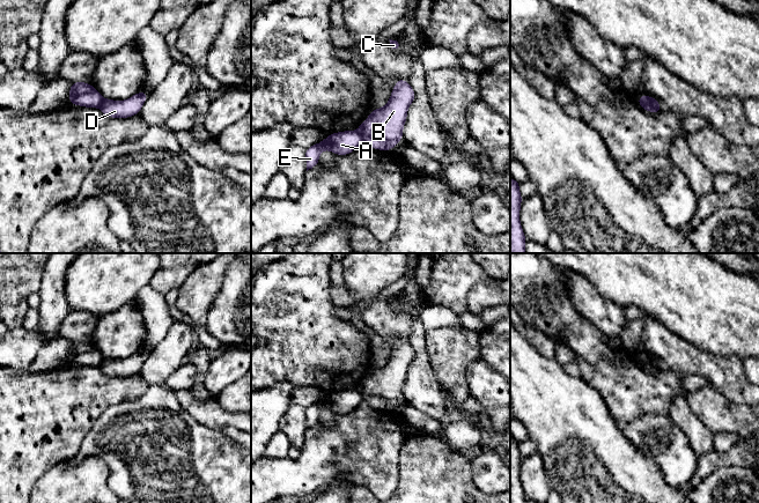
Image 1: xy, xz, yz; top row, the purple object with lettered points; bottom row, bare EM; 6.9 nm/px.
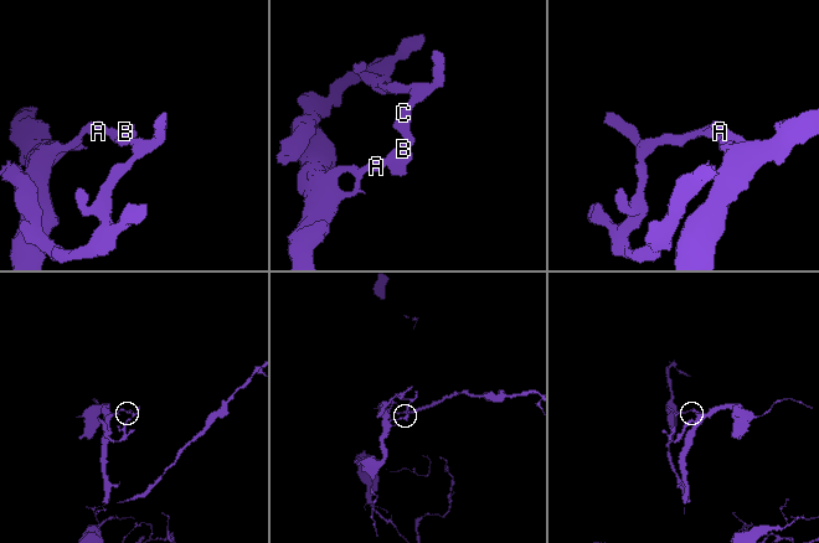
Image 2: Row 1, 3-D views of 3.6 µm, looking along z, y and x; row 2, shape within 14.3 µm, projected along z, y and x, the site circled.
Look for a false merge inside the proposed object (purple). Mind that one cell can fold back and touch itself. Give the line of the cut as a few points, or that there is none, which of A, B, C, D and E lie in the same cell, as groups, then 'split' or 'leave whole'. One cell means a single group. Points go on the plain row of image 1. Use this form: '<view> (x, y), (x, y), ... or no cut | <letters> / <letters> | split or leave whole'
xz (358, 389), (363, 399) | A E / B C D | split

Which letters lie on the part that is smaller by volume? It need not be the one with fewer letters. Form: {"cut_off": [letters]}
{"cut_off": ["B", "C", "D"]}

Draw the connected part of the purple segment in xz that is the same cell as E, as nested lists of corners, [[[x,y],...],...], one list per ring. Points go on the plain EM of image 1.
[[[345,390],[331,392],[322,401],[305,408],[307,430],[318,424],[322,409],[331,409],[336,414],[348,414],[362,402],[363,398],[359,390]]]

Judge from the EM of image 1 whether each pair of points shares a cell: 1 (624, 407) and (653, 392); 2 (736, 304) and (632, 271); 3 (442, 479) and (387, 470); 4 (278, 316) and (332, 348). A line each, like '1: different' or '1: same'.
1: same
2: same
3: different
4: same

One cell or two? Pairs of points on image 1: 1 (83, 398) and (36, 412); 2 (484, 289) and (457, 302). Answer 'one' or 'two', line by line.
1: one
2: two

